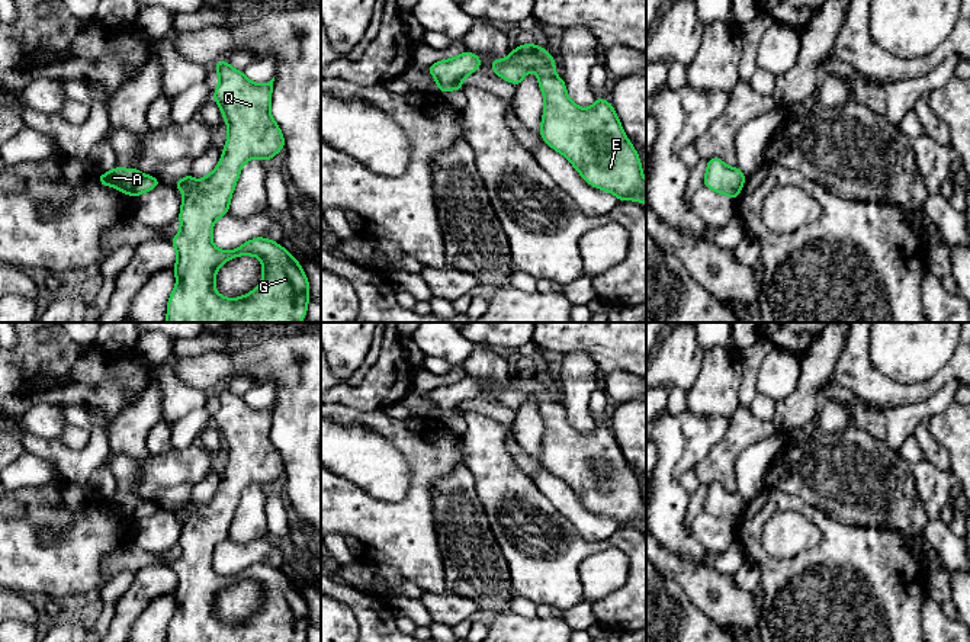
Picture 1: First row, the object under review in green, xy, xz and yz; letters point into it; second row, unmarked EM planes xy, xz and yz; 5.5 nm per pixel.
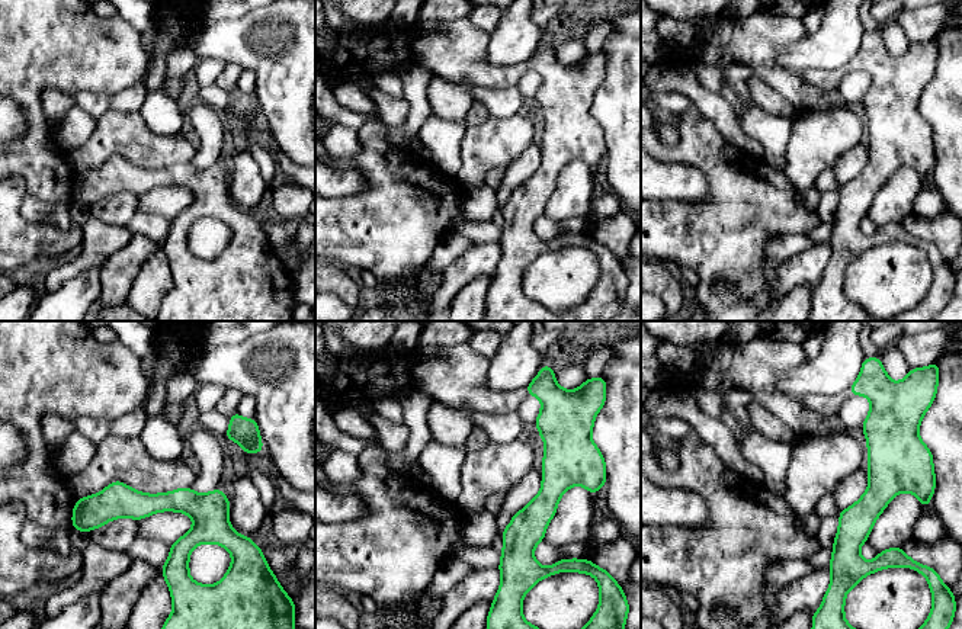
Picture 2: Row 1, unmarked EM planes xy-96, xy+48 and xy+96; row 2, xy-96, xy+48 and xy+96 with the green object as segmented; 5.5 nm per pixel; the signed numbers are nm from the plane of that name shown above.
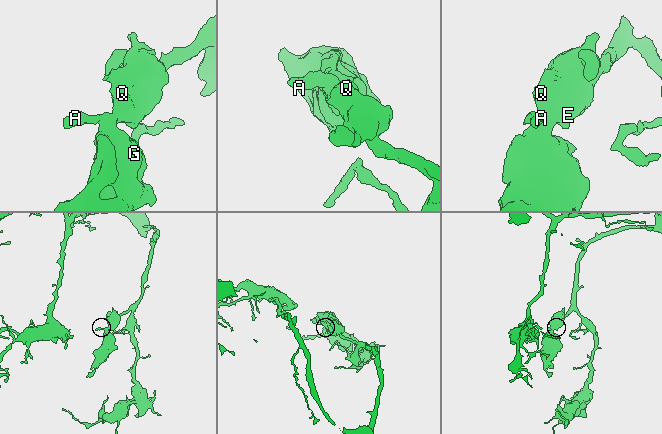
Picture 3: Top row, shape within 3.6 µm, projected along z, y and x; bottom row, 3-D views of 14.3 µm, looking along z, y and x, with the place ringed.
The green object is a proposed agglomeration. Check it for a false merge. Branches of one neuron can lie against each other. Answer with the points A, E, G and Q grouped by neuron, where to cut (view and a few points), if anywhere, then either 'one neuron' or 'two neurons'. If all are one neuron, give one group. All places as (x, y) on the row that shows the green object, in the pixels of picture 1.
groups A E G Q; cut none; one neuron

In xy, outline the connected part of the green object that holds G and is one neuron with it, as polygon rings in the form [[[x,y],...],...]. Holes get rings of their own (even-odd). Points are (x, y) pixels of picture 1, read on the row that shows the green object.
[[[221,60],[213,68],[219,76],[219,84],[212,99],[221,107],[228,125],[228,138],[213,171],[199,182],[189,173],[173,184],[176,190],[183,190],[183,198],[179,214],[180,231],[171,238],[177,251],[177,261],[173,267],[177,283],[167,302],[166,322],[301,322],[306,318],[309,282],[302,266],[286,248],[261,237],[229,251],[218,250],[212,243],[213,224],[218,218],[228,215],[231,196],[244,163],[253,158],[267,161],[285,148],[283,134],[270,115],[274,77],[269,83],[251,83],[227,60]],[[238,256],[257,256],[261,260],[263,276],[254,290],[229,299],[215,290],[215,276],[224,263]]]

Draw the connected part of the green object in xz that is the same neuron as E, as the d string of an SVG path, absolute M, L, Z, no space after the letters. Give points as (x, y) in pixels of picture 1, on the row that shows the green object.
M526 42L511 49L508 58L492 60L491 70L517 87L526 74L534 70L545 97L540 125L542 139L555 151L565 155L588 184L613 193L619 200L637 200L646 205L646 180L643 177L640 158L627 139L613 105L597 96L590 109L576 106L566 94L563 78L555 74L555 64L555 57L545 48Z

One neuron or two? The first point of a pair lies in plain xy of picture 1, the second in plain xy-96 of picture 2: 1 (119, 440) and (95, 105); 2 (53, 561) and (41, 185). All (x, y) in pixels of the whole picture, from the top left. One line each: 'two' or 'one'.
1: two
2: two

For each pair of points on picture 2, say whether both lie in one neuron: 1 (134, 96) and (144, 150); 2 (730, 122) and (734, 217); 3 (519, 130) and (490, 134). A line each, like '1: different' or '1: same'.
1: different
2: different
3: same

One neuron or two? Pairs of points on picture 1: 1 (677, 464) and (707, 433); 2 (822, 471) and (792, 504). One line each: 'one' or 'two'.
1: one
2: two

